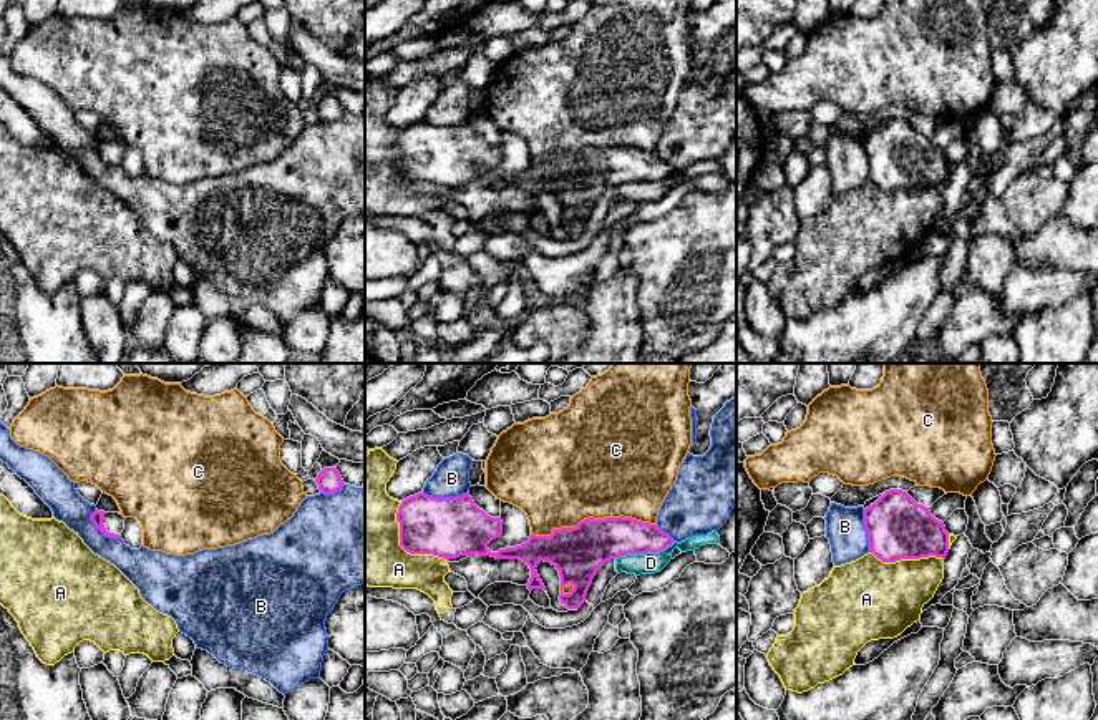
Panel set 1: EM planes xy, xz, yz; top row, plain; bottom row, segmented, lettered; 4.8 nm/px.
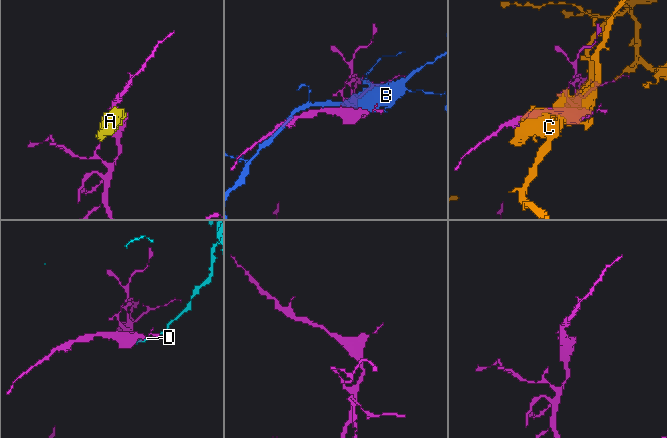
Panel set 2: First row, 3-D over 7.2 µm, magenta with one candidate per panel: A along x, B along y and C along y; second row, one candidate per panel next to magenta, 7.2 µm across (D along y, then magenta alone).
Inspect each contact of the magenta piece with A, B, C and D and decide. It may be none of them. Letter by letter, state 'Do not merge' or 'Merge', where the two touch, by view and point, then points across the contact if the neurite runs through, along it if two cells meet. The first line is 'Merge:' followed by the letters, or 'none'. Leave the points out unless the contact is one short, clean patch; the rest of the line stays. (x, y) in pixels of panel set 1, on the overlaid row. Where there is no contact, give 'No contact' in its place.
Merge: none
A: Do not merge. Touches magenta at xz (402, 546)
B: Do not merge. Touches magenta at xz (445, 498)
C: Do not merge. Touches magenta at xz (592, 518)
D: Do not merge. Touches magenta at xz (646, 553). Boundary: xz (675, 541), (659, 551), (626, 553), (616, 559)

